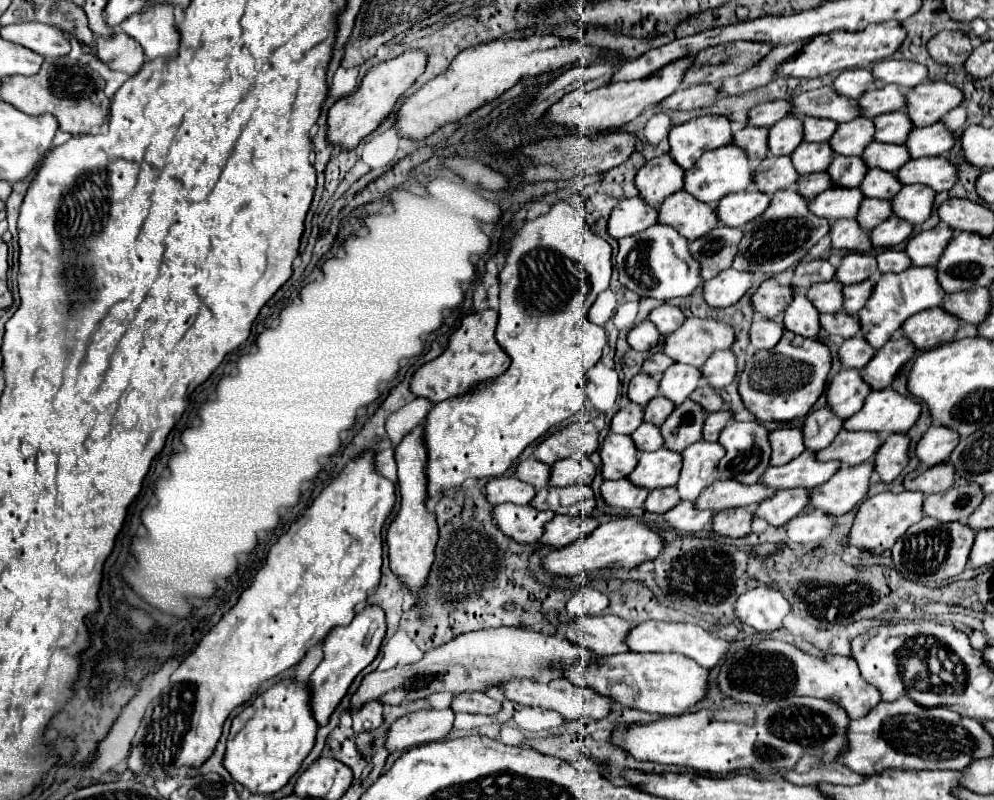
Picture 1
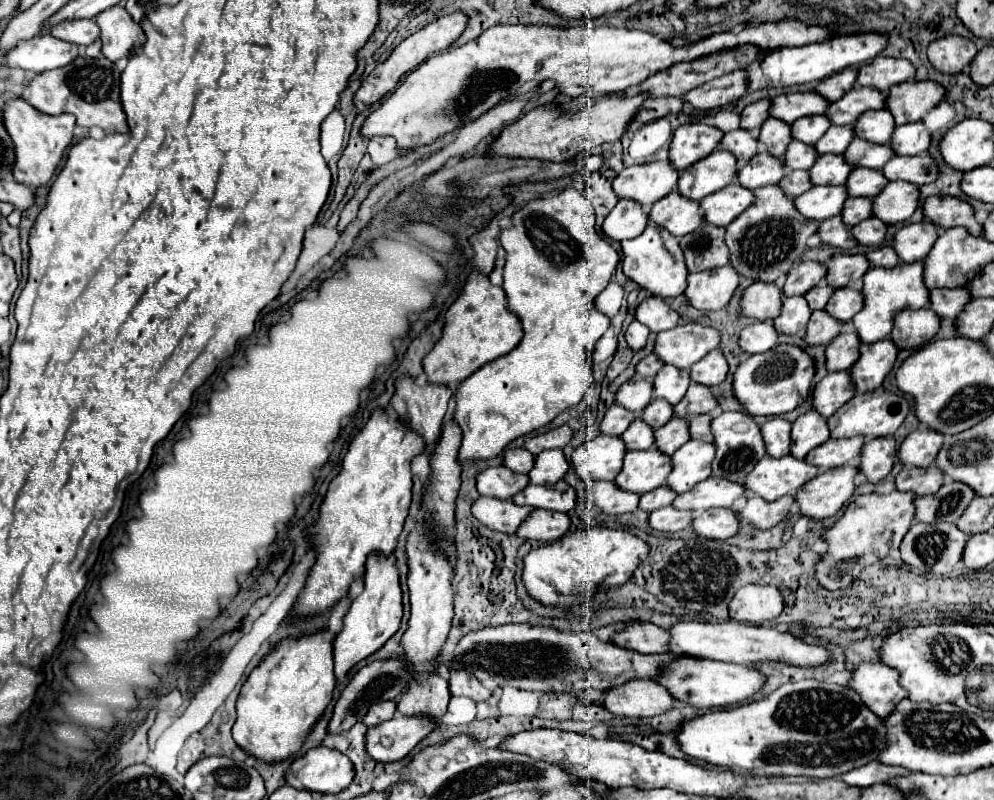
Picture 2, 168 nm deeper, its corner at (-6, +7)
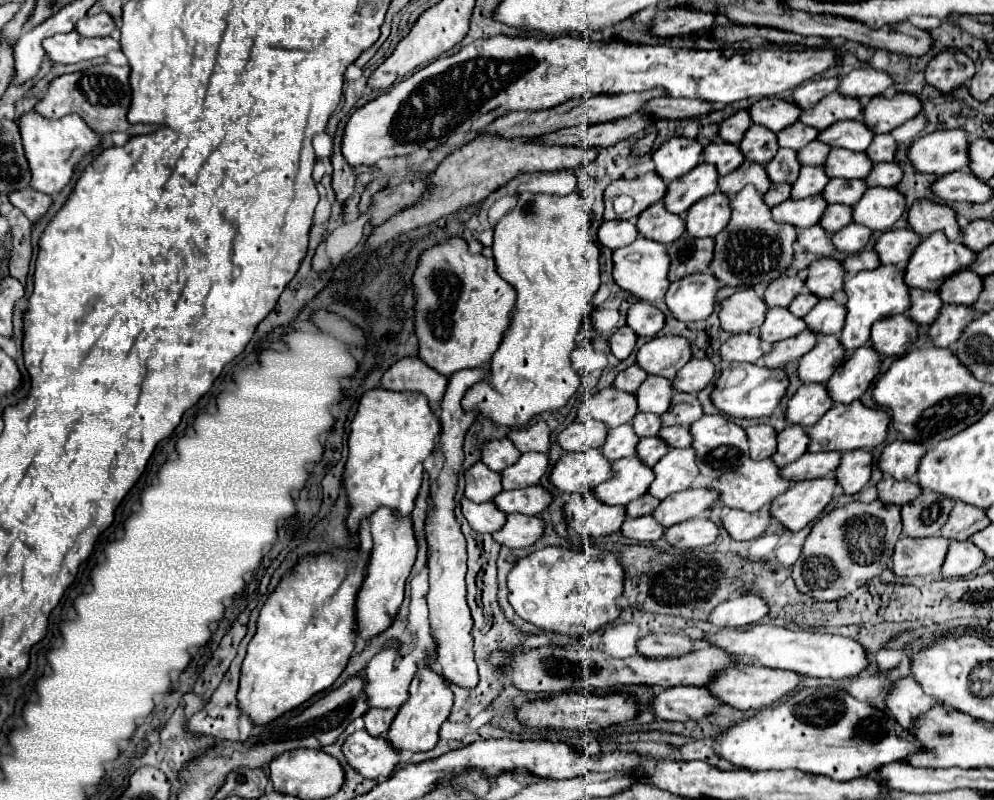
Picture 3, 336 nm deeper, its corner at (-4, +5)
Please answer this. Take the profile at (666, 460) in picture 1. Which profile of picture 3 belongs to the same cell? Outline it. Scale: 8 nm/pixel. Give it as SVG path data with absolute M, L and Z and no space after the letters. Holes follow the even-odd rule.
M637 456L615 460L611 468L613 476L593 488L587 496L593 496L595 500L601 500L611 506L627 506L631 500L641 498L653 482L653 470L641 464Z

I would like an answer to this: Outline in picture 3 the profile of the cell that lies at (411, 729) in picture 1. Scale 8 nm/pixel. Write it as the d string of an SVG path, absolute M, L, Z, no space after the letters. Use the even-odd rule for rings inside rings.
M365 730L353 732L341 748L347 764L363 778L387 778L401 758L385 738L373 738Z

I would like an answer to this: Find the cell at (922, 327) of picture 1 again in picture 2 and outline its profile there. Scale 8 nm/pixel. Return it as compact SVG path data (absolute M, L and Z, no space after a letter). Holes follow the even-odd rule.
M931 308L921 310L903 310L895 316L891 340L899 348L921 348L935 338L939 332L941 320L931 314Z

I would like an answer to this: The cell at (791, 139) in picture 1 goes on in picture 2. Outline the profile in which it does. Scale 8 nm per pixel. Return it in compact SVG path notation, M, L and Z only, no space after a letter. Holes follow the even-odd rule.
M767 118L761 126L759 140L767 146L767 150L771 154L781 158L789 146L789 142L793 140L791 138L791 126L787 126L787 122L779 122L777 118Z

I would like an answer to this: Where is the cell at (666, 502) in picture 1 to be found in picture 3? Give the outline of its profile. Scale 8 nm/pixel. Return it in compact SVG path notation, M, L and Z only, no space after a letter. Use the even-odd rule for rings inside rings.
M645 494L633 502L629 502L625 506L625 512L627 512L627 518L639 518L639 516L645 516L645 514L651 514L655 508L657 508L659 500L653 498L651 494Z

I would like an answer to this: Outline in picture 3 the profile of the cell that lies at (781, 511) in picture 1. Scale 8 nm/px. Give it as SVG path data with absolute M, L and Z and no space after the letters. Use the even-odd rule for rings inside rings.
M769 506L761 508L761 512L741 512L741 510L727 510L721 518L723 528L733 540L753 540L763 534L767 524L771 522Z

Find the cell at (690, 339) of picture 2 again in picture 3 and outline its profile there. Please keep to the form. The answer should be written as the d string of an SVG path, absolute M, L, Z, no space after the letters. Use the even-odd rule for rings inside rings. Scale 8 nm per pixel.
M657 336L645 342L635 356L635 364L649 376L663 376L667 380L673 380L687 360L691 360L689 342L681 336Z

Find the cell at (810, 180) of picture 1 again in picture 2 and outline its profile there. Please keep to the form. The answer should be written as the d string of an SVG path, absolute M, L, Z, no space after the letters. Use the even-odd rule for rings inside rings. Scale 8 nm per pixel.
M793 170L793 172L785 174L785 178L779 182L779 186L783 188L783 192L789 198L797 198L799 194L807 192L813 184L811 184L811 178L809 178L807 170Z

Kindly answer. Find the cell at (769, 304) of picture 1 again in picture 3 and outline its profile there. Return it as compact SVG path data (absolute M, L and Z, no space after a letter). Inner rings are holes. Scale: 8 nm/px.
M741 290L721 302L721 328L729 334L757 332L765 320L767 306L753 290Z

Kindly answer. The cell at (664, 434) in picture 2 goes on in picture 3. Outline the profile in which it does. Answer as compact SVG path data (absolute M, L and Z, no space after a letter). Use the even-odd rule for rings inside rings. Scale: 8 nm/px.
M649 436L649 438L641 438L637 444L637 456L641 458L643 464L647 464L649 468L653 468L665 454L667 454L667 444L663 440L659 440L659 436Z

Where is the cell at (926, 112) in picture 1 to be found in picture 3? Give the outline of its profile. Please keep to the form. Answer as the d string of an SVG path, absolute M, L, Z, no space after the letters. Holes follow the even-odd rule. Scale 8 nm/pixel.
M913 94L875 96L863 106L863 124L873 134L887 134L921 112L921 100Z

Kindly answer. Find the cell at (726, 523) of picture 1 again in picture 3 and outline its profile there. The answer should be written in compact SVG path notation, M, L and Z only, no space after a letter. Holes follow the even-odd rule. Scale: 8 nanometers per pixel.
M691 518L665 530L665 540L675 548L703 548L717 538L719 528L709 518Z

